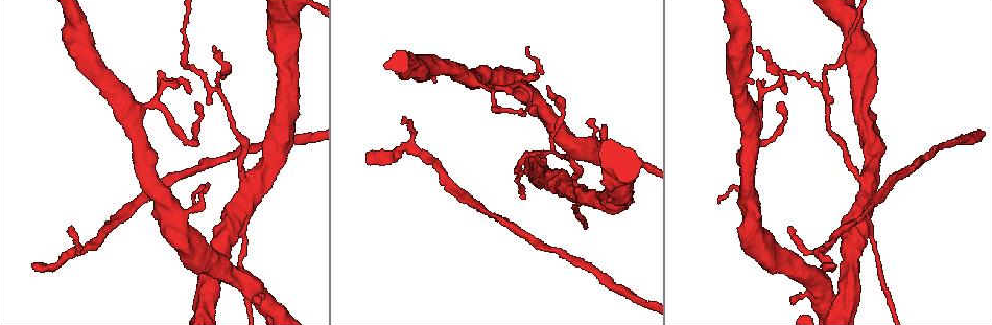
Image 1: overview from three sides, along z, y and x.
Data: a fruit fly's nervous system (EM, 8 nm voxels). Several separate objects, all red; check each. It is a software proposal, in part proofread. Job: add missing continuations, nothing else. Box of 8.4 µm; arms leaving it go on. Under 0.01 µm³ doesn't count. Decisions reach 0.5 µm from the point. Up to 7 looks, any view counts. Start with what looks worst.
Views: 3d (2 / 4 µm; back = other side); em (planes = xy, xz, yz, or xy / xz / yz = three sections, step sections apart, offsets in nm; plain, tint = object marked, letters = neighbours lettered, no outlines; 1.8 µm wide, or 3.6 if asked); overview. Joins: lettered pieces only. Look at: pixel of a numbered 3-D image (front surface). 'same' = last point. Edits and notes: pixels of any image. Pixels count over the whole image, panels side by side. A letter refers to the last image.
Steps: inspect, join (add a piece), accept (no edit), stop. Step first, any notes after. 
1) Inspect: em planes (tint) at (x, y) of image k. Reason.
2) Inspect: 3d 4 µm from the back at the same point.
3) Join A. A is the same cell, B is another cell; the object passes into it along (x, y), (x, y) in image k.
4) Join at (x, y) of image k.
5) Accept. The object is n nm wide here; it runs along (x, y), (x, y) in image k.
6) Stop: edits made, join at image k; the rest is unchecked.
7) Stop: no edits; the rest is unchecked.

Inspect: 3d 4 µm at (831, 264) of image 1. Tapers out.

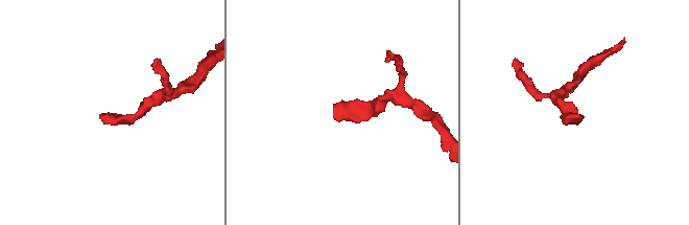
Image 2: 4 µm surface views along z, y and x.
Inspect: em planes (tint) at (101, 116) of image 2.

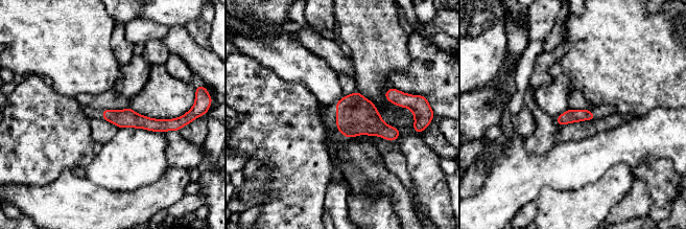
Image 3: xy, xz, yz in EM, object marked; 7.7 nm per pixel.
Inspect: em planes (letters) at the same point. See the neighbours.

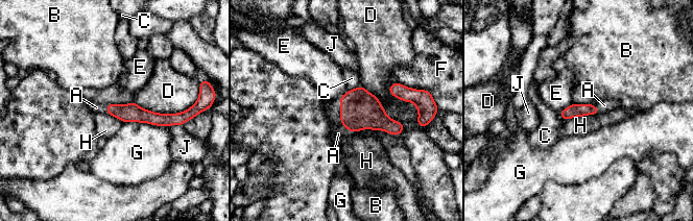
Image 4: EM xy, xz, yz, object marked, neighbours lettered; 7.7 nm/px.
Join A. The object is 110 nm wide here; the longest contact is with D, 500 nm; A is the same cell, B, C, D, E, F, G, H and J are other cells; the neuron continues.

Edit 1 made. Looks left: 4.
Inspect: em xy step 4 (plain) at (216, 47) of image 1. Free end.

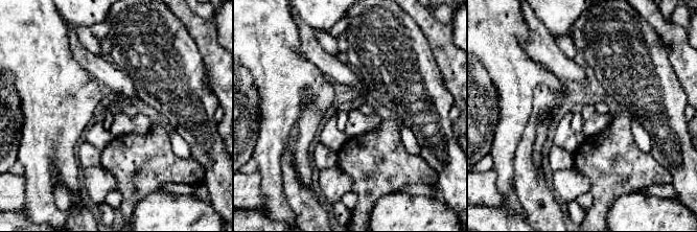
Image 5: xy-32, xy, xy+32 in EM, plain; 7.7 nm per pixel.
Inspect: em xy step 4 (letters) at the same point.

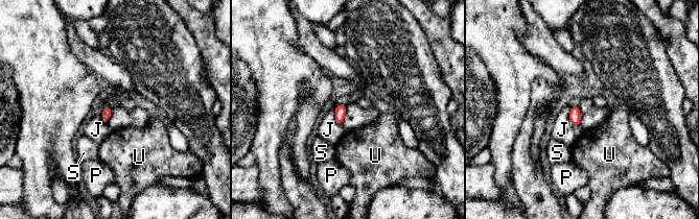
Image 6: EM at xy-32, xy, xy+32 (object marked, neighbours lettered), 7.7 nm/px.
Accept. J, P, S and U are other cells; a border runs along (569, 107), (569, 121), (579, 126) in image 6; none of them fits.

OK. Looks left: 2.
Stop: edits made, join at image 4; the rest is unchecked.

